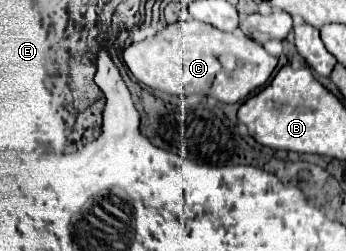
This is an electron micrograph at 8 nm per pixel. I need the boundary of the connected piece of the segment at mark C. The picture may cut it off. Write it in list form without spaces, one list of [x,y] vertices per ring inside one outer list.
[[[188,19],[164,27],[154,37],[128,45],[124,49],[124,63],[130,73],[150,89],[182,97],[210,95],[222,103],[236,103],[266,85],[278,59],[268,55],[260,43],[250,41],[240,30],[239,23],[234,31],[220,31],[212,25]]]

